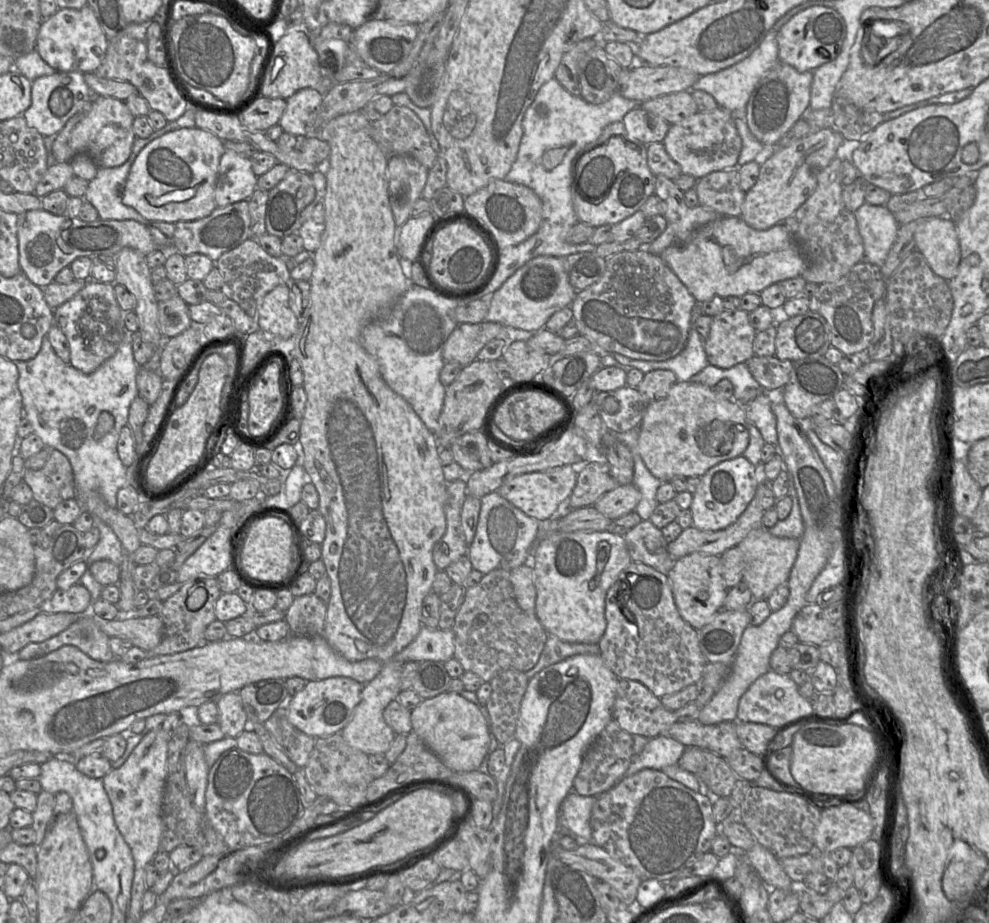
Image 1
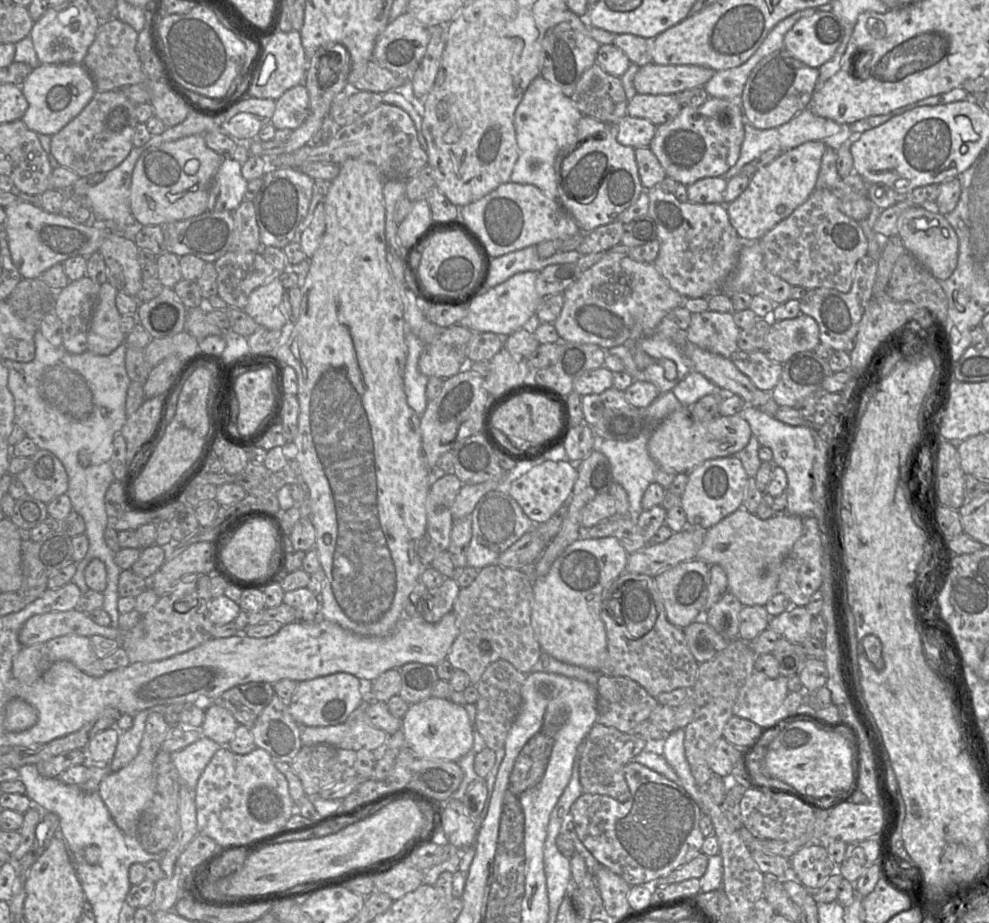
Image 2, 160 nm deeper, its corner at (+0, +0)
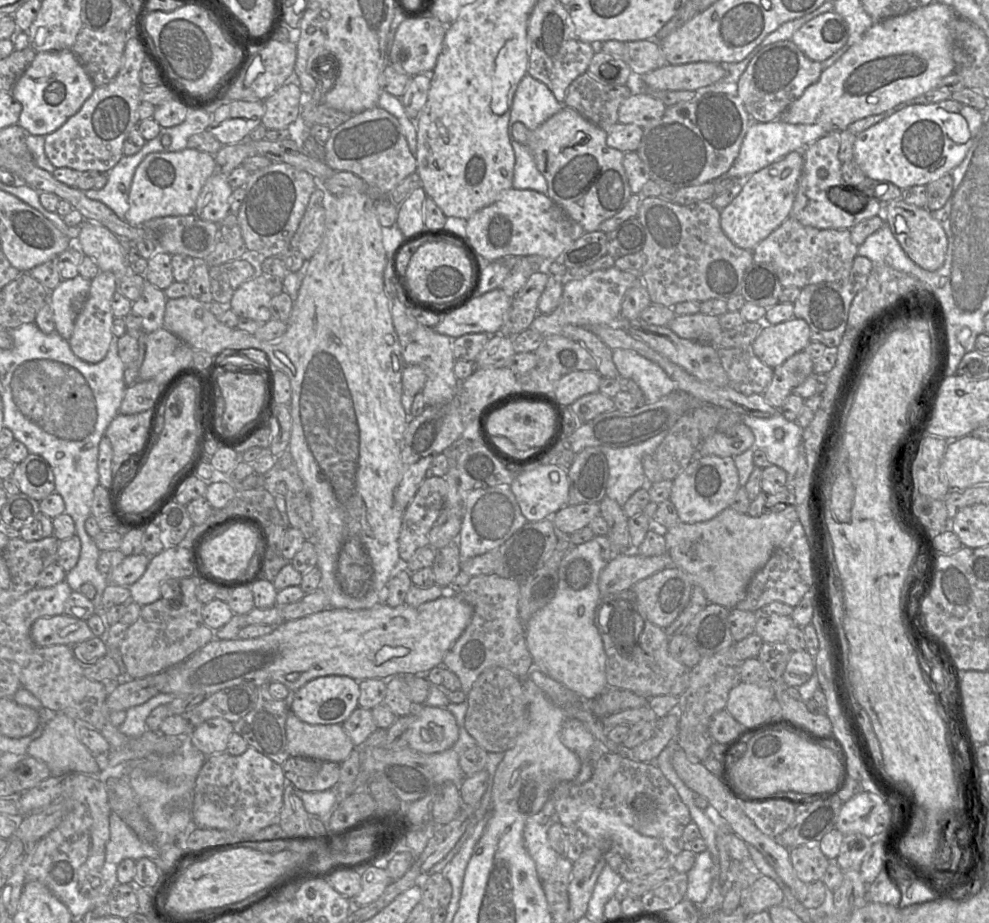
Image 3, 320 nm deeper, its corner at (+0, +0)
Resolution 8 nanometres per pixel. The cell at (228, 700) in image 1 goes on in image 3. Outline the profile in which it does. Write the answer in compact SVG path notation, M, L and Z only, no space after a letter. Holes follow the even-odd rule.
M211 718L191 730L191 743L205 756L227 752L233 723L223 718Z

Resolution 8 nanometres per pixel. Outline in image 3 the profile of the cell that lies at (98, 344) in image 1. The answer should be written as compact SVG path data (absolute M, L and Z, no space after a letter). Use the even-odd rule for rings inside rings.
M77 275L66 279L50 292L49 303L54 314L55 332L68 340L74 323L89 294L91 280Z

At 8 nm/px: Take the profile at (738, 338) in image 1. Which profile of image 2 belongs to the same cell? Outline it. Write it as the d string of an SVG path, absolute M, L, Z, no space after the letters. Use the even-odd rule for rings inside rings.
M707 310L692 313L686 335L701 349L730 358L732 353L739 350L737 341L740 330L732 313Z

